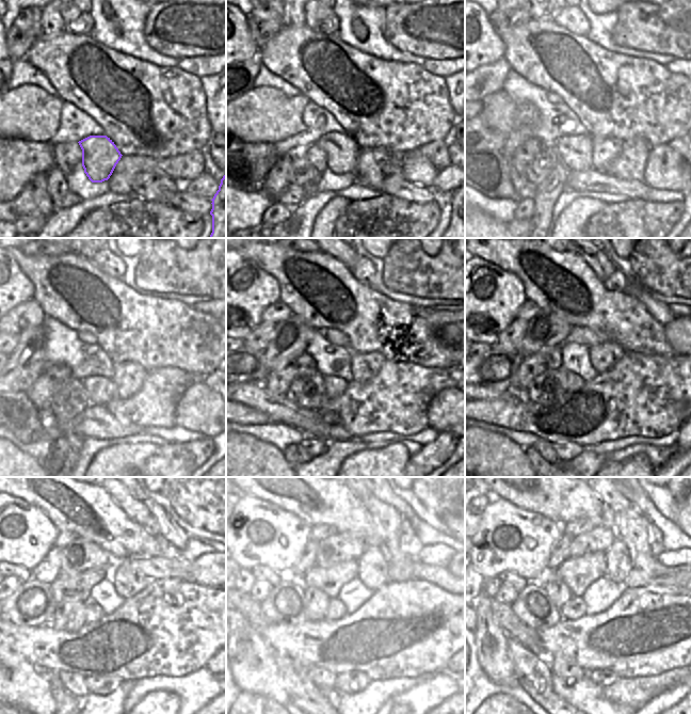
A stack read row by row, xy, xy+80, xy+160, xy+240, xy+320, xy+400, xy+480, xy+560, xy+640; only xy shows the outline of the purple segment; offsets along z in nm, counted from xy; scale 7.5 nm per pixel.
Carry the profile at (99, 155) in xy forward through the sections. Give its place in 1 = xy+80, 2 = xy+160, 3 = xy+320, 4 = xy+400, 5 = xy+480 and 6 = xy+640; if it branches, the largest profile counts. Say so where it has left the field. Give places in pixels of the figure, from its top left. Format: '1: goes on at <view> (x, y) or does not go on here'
1: goes on at xy+80 (341, 151)
2: goes on at xy+160 (575, 152)
3: goes on at xy+320 (335, 386)
4: goes on at xy+400 (574, 382)
5: goes on at xy+480 (94, 612)
6: goes on at xy+640 (575, 608)

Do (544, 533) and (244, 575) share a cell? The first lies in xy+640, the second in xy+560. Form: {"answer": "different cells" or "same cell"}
{"answer": "different cells"}

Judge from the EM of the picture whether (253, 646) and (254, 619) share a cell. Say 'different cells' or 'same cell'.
different cells

